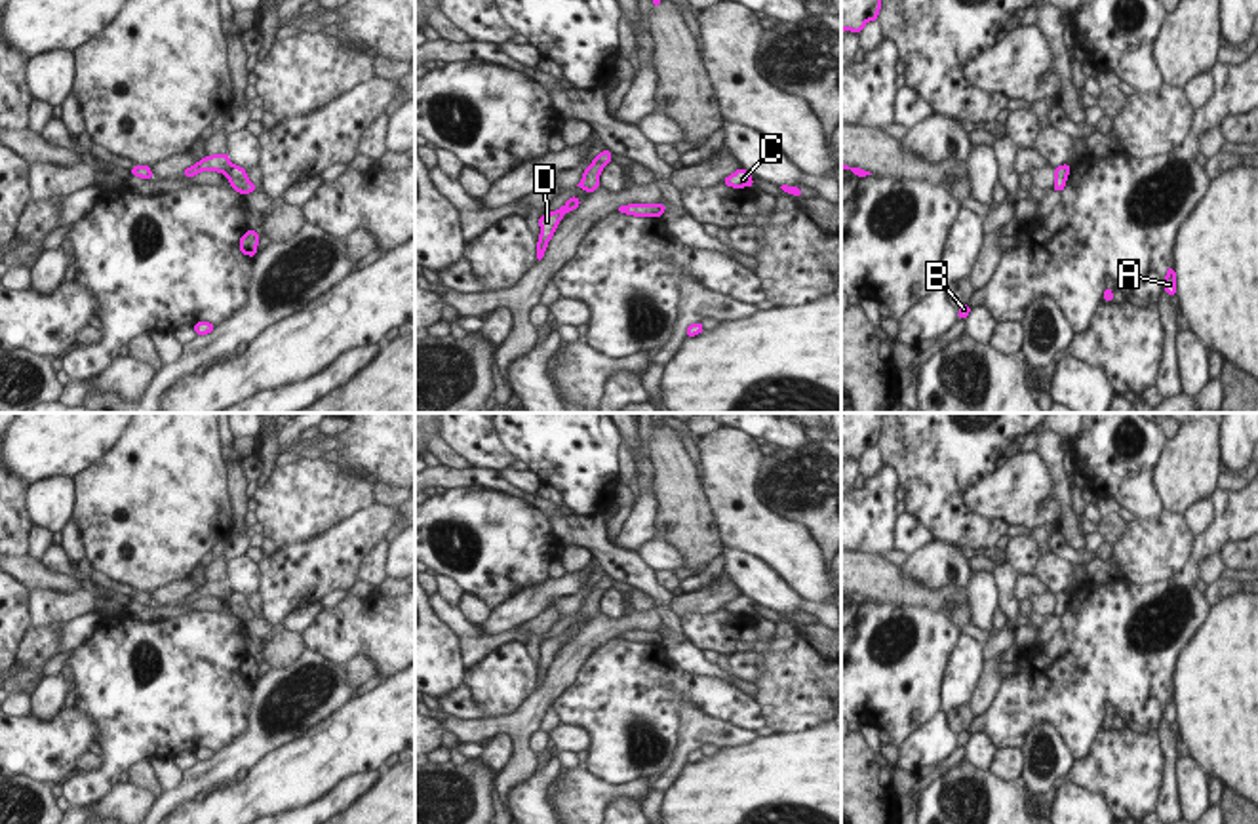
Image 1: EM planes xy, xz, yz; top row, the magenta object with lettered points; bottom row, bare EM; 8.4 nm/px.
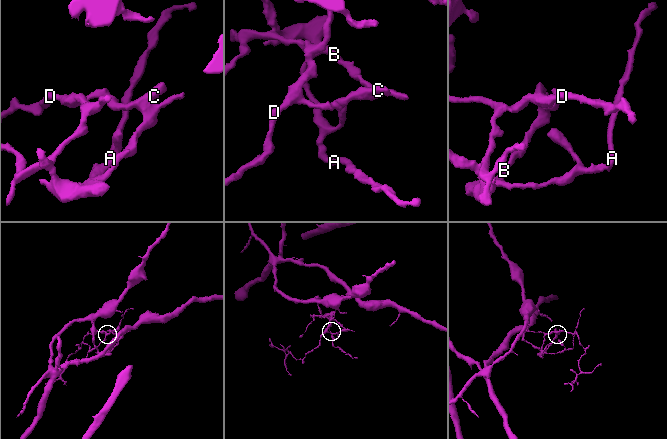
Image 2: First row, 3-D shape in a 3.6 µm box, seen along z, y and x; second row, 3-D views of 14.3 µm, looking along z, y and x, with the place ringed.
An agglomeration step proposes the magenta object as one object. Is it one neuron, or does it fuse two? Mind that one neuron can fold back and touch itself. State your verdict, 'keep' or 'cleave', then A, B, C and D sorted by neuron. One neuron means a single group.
cleave | A B C / D

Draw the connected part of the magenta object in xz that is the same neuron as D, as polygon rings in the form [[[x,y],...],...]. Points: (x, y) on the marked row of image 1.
[[[571,196],[563,207],[556,209],[552,213],[544,213],[539,219],[541,236],[539,236],[539,244],[537,244],[537,263],[542,261],[546,245],[548,245],[550,238],[554,236],[554,230],[558,228],[561,217],[567,211],[577,209],[579,206],[580,206],[580,200],[577,196]]]

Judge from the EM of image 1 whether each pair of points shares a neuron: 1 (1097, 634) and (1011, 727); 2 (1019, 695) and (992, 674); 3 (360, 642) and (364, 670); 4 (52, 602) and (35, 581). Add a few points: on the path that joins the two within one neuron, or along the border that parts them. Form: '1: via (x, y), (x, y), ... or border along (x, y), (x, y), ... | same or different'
1: via (1089, 663), (1085, 676), (1061, 684), (1040, 703) | same
2: border along (1003, 678), (994, 701), (977, 716) | different
3: border along (343, 665), (354, 657), (366, 657), (377, 674) | different
4: border along (80, 587), (69, 592), (31, 590) | different

